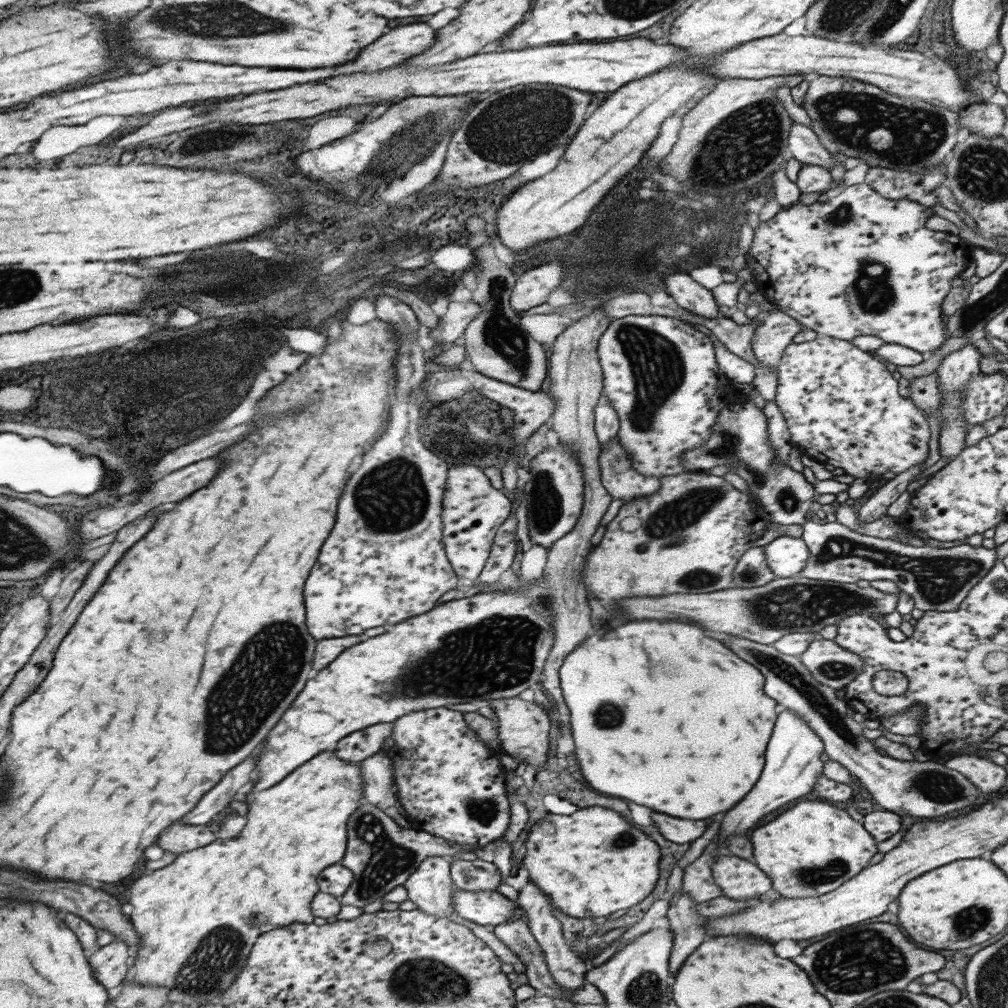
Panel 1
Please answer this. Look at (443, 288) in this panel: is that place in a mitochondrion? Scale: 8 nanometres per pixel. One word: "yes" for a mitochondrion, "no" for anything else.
no

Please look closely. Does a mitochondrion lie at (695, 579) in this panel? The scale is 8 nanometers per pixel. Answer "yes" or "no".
yes

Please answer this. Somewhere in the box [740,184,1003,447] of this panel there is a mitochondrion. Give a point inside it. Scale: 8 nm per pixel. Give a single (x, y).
(872, 284)

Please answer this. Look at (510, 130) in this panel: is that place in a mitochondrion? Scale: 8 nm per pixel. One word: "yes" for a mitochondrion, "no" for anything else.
yes

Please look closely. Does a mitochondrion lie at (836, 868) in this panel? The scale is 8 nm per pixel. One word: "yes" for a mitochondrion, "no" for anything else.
yes

